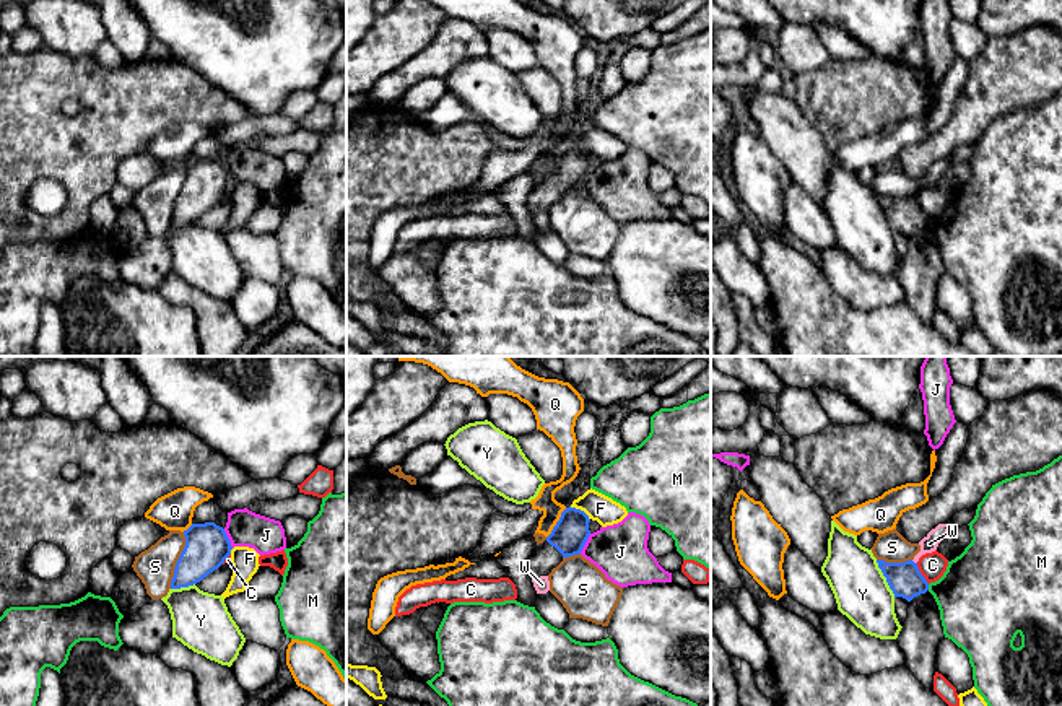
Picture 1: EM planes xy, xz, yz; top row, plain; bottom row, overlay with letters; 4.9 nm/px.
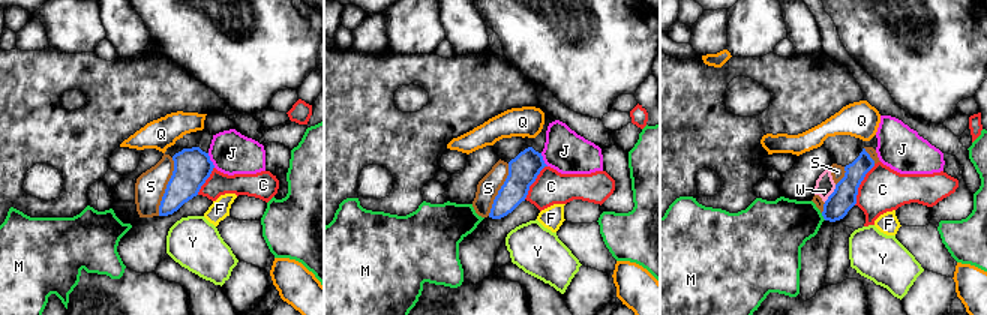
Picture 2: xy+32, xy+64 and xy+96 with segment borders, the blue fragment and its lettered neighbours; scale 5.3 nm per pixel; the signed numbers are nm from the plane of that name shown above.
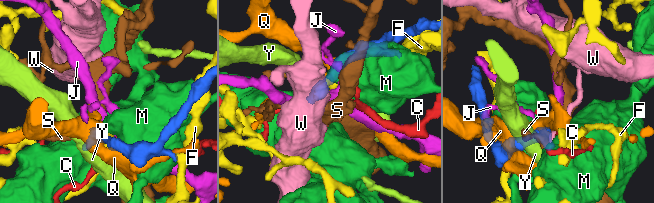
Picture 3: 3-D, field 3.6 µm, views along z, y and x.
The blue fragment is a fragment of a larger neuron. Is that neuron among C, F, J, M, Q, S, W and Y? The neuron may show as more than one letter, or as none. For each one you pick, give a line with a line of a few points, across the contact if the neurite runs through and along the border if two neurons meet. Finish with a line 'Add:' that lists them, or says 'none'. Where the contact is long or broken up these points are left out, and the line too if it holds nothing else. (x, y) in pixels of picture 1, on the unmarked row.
Add: none

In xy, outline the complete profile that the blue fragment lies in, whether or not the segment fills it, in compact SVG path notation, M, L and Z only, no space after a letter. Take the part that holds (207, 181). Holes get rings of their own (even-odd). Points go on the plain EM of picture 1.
M215 158L192 159L184 166L185 182L176 198L171 224L189 223L218 205L231 190L231 177Z

